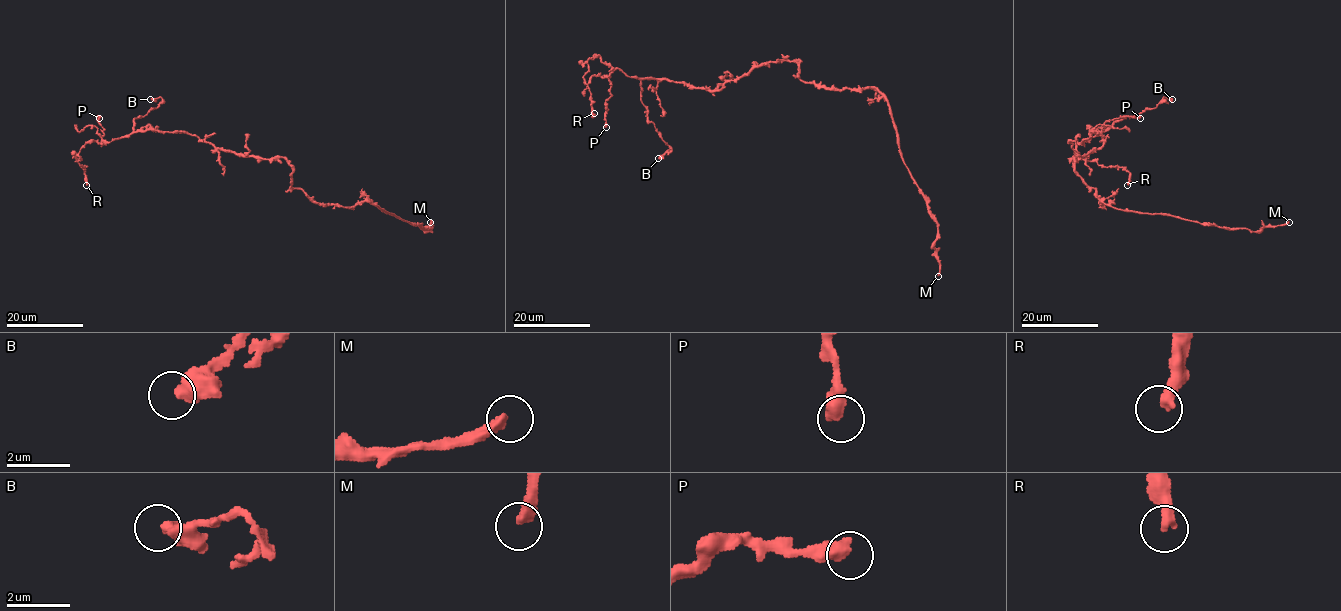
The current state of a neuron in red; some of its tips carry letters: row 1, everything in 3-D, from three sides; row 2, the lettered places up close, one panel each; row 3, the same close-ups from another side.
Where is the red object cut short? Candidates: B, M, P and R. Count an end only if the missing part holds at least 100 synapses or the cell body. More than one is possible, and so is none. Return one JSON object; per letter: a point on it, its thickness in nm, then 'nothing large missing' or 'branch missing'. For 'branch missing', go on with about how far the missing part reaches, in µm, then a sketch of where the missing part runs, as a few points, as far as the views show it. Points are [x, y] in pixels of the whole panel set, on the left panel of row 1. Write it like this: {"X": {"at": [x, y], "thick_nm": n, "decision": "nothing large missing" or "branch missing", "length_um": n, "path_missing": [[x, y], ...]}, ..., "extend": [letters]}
{"B": {"at": [150, 99], "thick_nm": 480, "decision": "nothing large missing"}, "M": {"at": [430, 222], "thick_nm": 320, "decision": "branch missing", "length_um": 200}, "P": {"at": [99, 118], "thick_nm": 500, "decision": "nothing large missing"}, "R": {"at": [86, 185], "thick_nm": 360, "decision": "nothing large missing"}, "extend": ["M"]}

